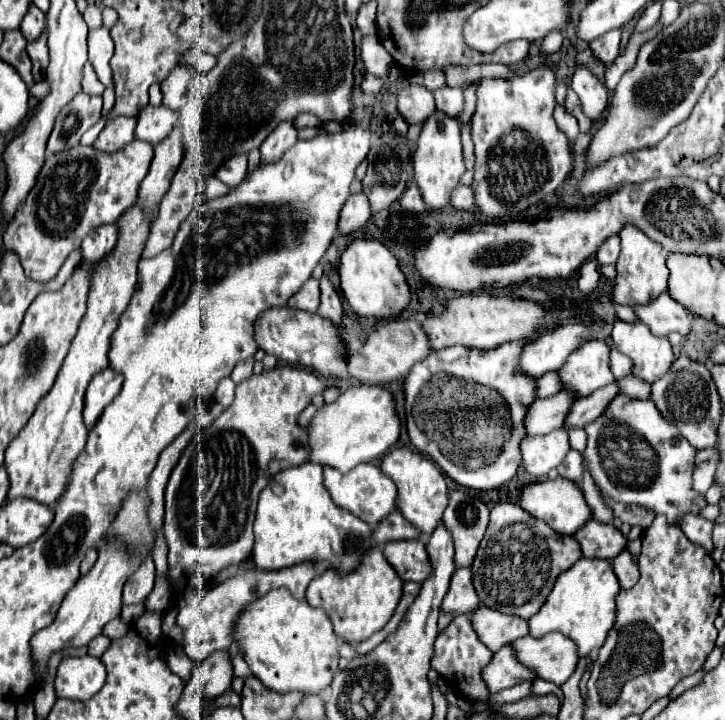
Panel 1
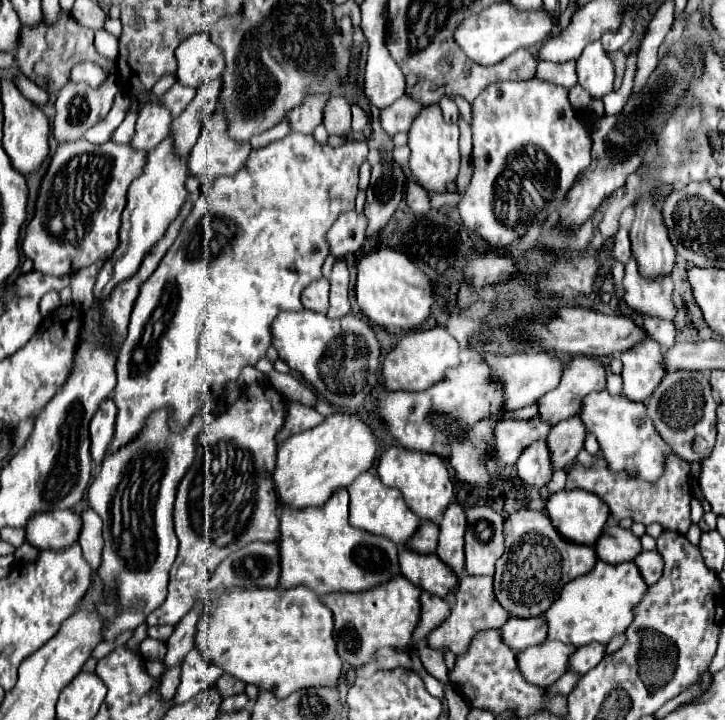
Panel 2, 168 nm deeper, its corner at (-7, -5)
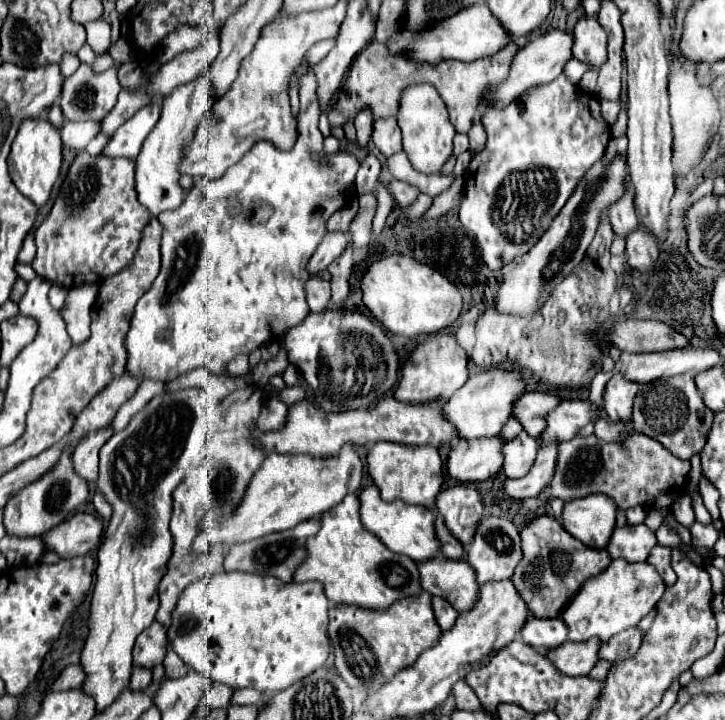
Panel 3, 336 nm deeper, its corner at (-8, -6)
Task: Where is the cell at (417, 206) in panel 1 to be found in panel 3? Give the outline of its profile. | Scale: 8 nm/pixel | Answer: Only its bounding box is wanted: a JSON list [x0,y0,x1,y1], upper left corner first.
[388,179,420,207]

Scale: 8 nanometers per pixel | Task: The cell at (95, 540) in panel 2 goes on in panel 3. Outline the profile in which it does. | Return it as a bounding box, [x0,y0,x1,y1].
[92,489,112,523]

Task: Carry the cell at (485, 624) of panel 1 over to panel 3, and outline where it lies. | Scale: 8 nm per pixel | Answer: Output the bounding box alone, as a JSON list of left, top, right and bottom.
[520,617,568,651]

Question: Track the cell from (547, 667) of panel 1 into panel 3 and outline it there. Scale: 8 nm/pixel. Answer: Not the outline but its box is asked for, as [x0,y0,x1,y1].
[600,627,644,661]

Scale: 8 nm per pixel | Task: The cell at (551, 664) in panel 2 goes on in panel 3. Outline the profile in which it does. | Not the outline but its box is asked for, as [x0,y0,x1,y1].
[546,639,602,677]

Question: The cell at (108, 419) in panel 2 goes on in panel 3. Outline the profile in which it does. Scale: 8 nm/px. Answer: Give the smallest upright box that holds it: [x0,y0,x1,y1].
[74,427,112,483]

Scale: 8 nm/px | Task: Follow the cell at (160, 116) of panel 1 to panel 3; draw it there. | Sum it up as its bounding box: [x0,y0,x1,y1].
[102,103,160,159]

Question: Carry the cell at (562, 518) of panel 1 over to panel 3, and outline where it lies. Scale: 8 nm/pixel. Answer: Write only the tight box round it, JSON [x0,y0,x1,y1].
[562,495,616,549]

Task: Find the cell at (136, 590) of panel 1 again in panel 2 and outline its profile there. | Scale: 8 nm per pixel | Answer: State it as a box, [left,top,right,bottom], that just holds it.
[89,408,213,640]

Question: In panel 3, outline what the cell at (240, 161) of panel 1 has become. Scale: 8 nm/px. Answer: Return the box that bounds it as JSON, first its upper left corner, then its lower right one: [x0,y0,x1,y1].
[180,1,346,179]

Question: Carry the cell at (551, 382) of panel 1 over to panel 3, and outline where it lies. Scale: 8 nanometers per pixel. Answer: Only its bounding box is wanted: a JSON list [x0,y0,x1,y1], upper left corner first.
[500,419,522,441]

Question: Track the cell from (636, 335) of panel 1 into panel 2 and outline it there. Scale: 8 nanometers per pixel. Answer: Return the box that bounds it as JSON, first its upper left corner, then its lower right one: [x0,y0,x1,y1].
[621,338,665,402]

